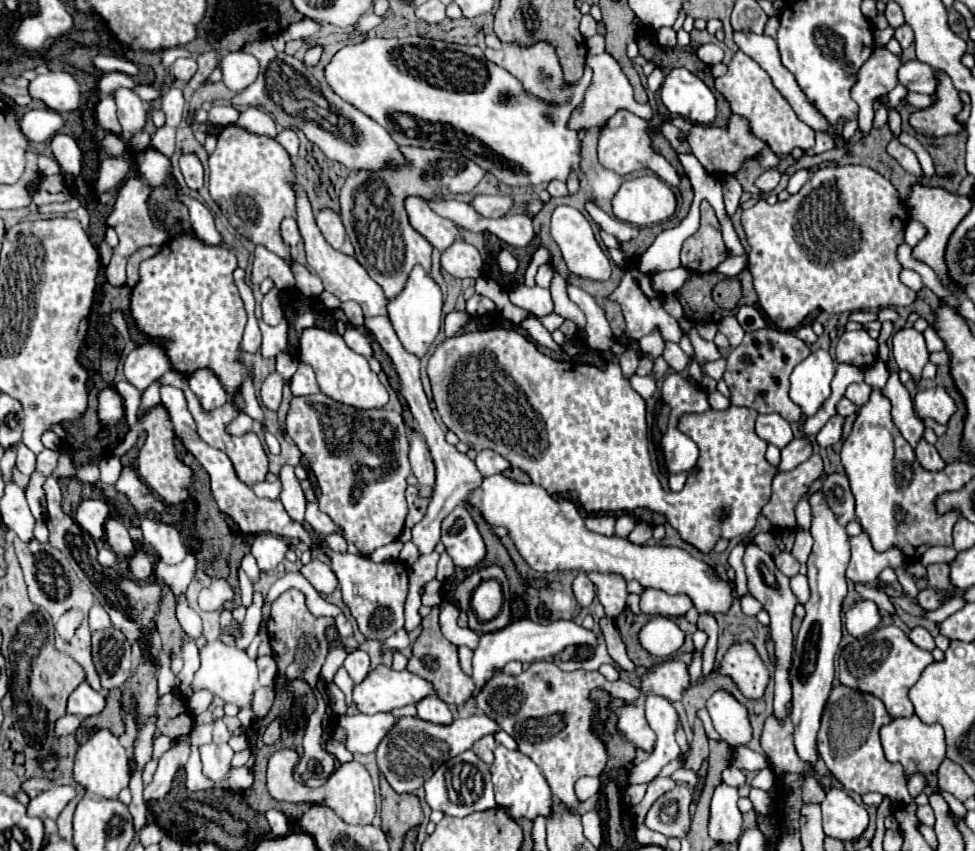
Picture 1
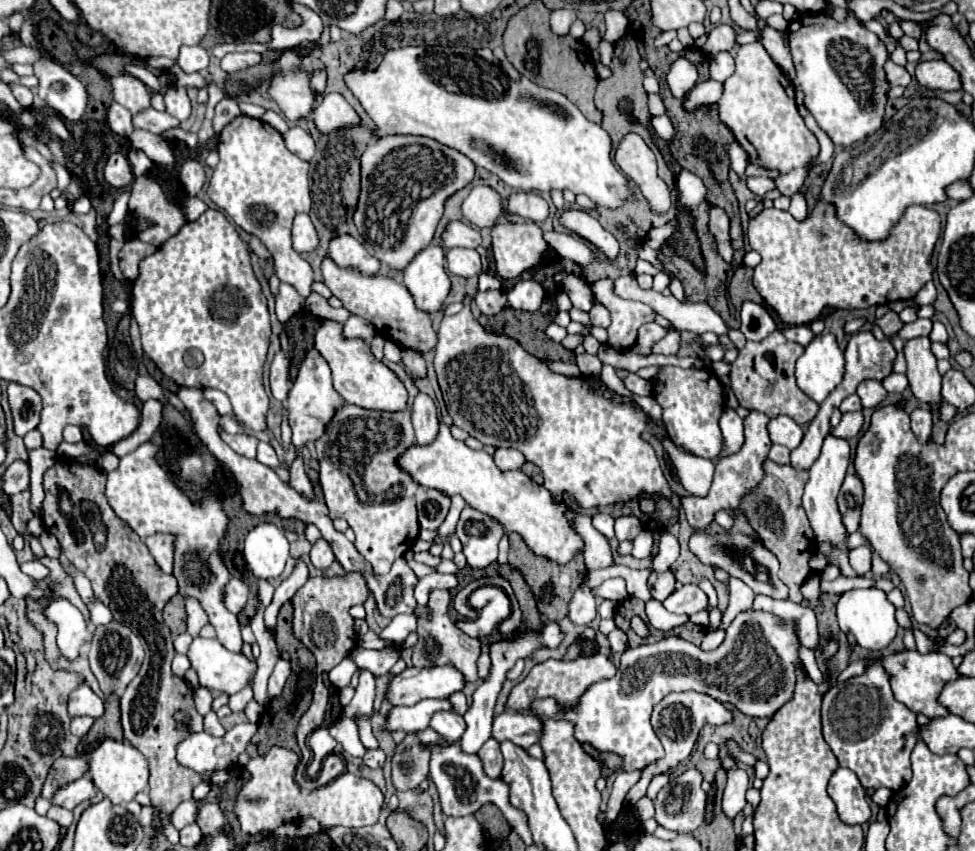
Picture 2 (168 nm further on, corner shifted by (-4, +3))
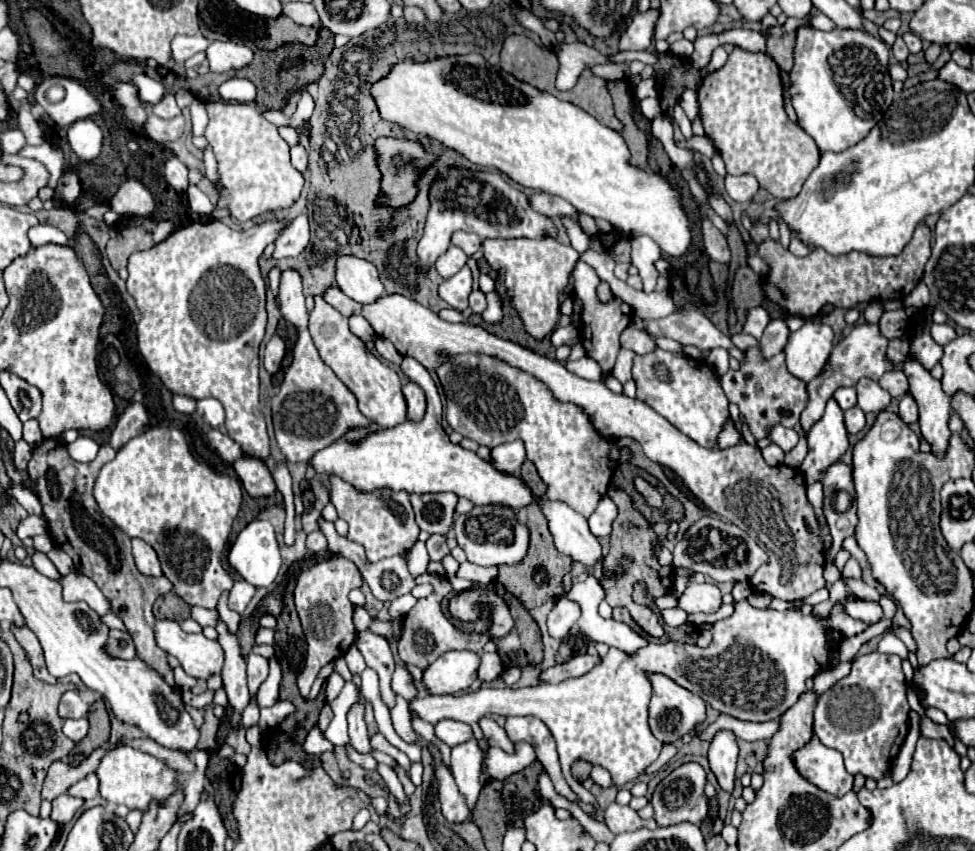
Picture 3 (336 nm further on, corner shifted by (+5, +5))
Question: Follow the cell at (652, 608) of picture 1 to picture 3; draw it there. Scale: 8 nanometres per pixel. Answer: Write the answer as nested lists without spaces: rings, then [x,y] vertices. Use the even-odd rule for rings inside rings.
[[[691,582],[689,588],[685,590],[685,594],[679,598],[679,608],[683,608],[687,614],[693,612],[705,612],[705,614],[713,614],[721,608],[723,600],[721,600],[721,592],[715,584],[697,584]]]

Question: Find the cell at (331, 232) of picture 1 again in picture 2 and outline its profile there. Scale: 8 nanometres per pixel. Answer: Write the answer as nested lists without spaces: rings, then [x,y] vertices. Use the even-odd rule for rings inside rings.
[[[342,234],[330,240],[330,258],[338,266],[354,266],[364,274],[376,274],[380,270],[380,262],[350,234]]]

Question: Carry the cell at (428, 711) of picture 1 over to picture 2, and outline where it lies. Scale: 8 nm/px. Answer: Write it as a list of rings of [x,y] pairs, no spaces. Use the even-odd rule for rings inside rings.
[[[438,710],[430,720],[430,728],[434,728],[448,742],[456,742],[464,734],[466,724],[460,714],[456,714],[452,710]]]

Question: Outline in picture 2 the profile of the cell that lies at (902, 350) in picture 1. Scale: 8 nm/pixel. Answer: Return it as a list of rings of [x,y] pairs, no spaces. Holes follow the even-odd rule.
[[[926,336],[912,338],[904,344],[904,356],[908,362],[908,380],[910,390],[920,402],[928,402],[936,406],[934,420],[938,420],[938,406],[942,404],[940,398],[940,382],[942,376],[936,370],[936,358],[930,350],[930,340]]]

